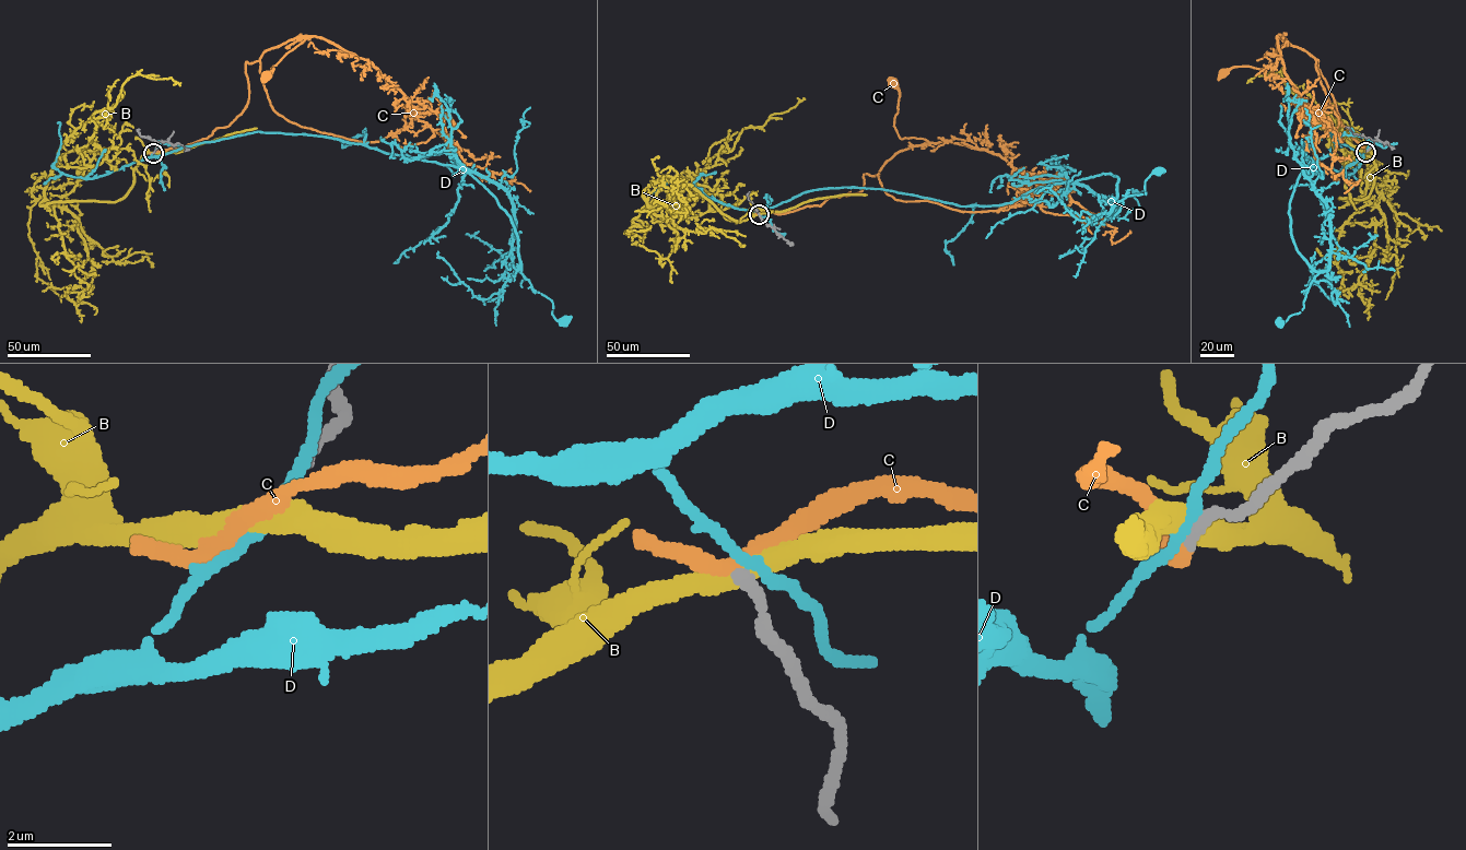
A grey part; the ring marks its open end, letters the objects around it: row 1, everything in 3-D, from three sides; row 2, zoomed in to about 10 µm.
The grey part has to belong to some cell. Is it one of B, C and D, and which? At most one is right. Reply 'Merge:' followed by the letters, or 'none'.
Merge: none

